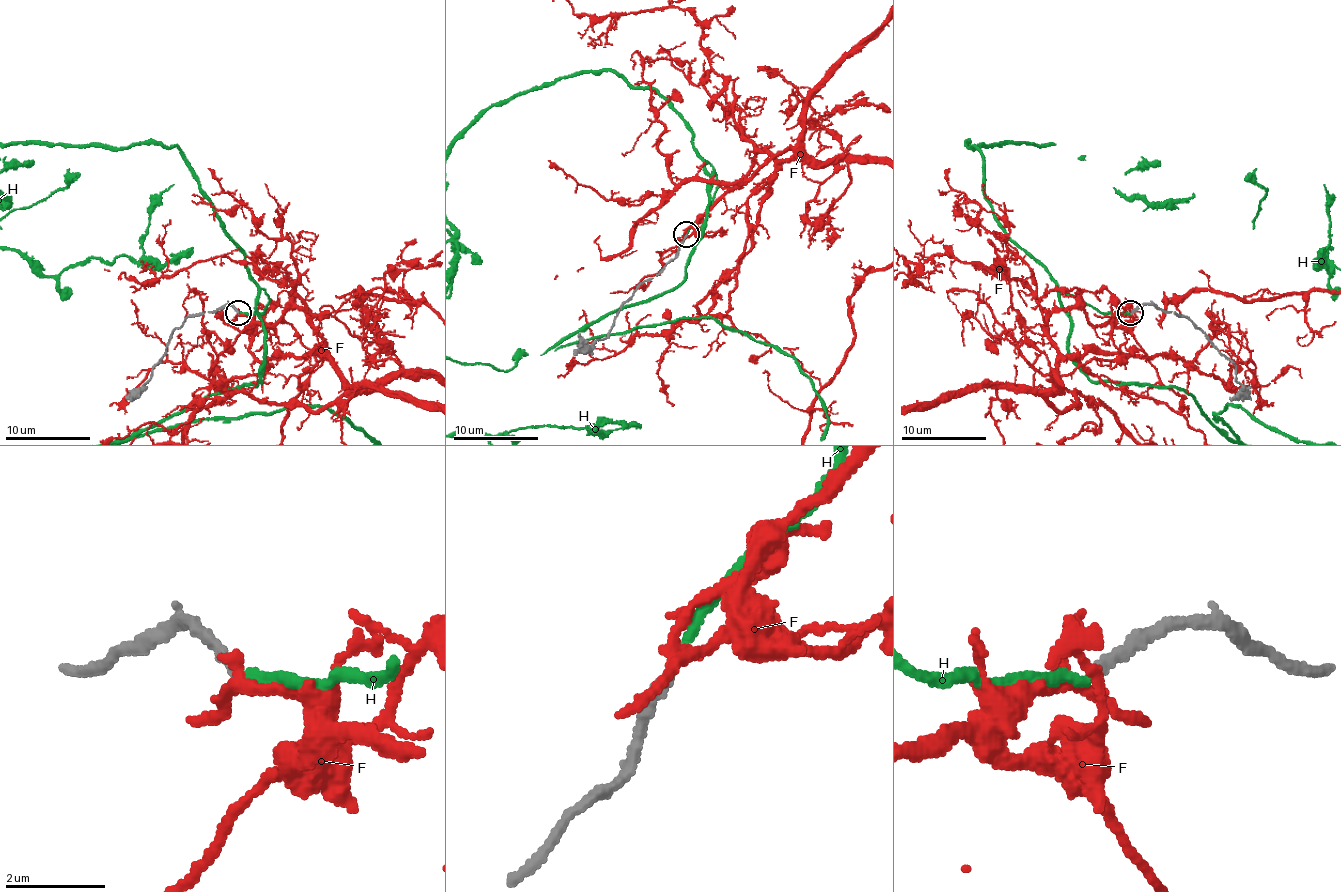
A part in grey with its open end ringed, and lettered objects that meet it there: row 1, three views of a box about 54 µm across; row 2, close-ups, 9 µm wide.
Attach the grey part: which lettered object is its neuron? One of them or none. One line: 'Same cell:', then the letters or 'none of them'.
Same cell: H

